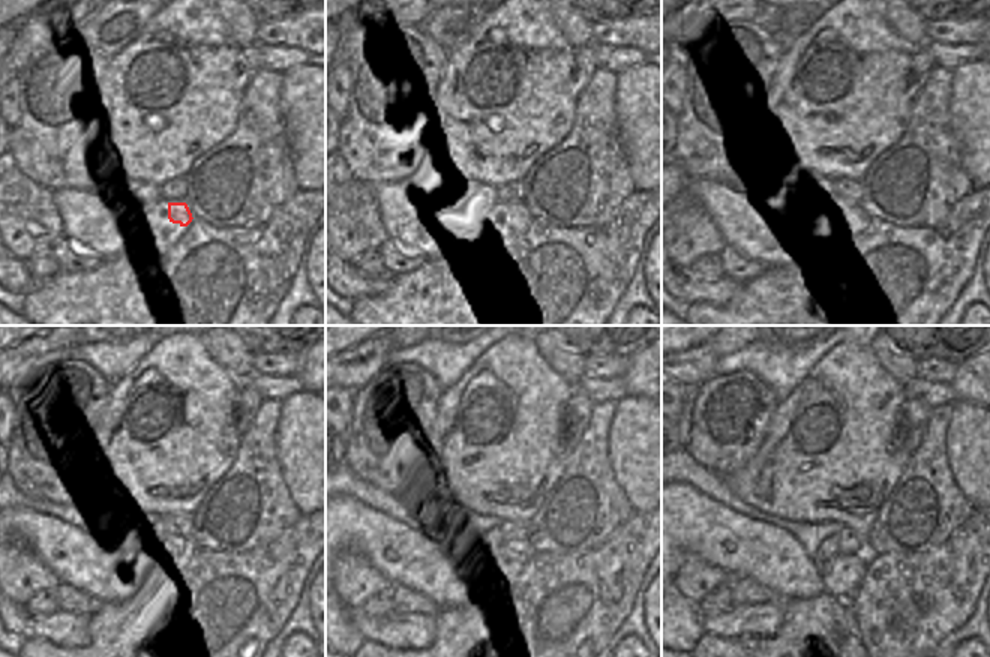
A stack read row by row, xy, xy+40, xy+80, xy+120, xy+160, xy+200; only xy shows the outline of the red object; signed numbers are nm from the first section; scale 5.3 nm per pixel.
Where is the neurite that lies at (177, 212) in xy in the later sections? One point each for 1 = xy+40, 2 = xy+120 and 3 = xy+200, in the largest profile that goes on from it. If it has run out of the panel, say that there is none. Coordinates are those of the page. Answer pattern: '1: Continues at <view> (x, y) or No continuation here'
1: Continues at xy+40 (521, 215)
2: Continues at xy+120 (185, 558)
3: Continues at xy+200 (843, 576).

